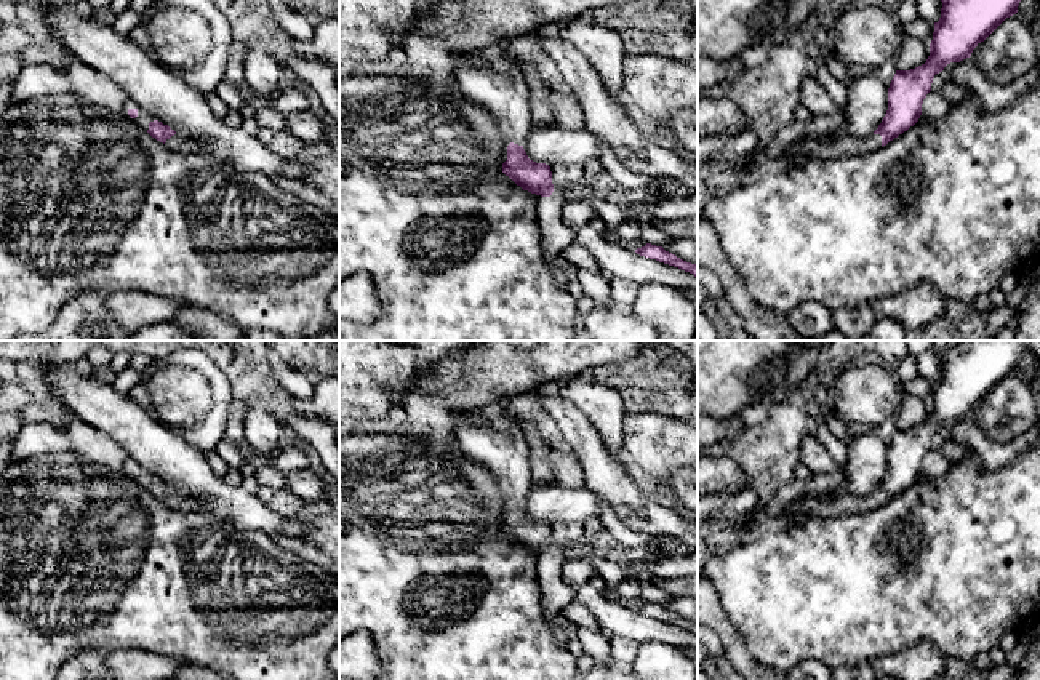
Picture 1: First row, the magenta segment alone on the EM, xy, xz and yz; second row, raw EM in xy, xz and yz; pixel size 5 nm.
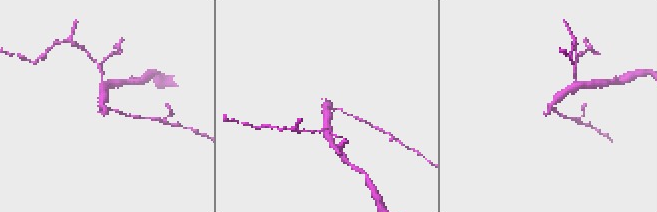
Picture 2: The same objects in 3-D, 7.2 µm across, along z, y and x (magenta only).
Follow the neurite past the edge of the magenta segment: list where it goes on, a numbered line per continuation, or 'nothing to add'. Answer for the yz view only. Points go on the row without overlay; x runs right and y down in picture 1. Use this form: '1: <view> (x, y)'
1: yz (840, 501)

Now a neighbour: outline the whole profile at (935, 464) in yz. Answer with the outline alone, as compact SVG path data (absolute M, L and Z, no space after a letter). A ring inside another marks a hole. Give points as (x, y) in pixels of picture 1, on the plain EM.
M930 450L922 462L922 474L928 478L942 477L949 469L949 459L936 450Z

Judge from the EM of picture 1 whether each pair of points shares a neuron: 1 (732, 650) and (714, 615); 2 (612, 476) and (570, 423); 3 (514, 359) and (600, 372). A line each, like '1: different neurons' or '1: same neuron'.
1: same neuron
2: same neuron
3: different neurons

